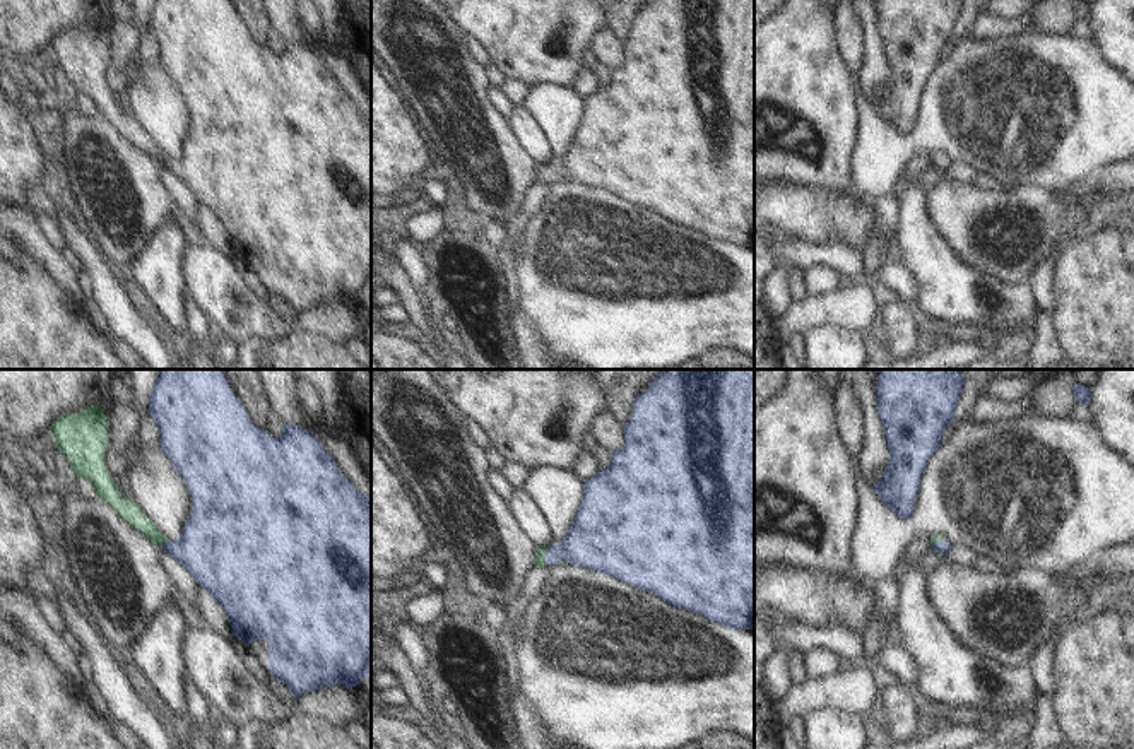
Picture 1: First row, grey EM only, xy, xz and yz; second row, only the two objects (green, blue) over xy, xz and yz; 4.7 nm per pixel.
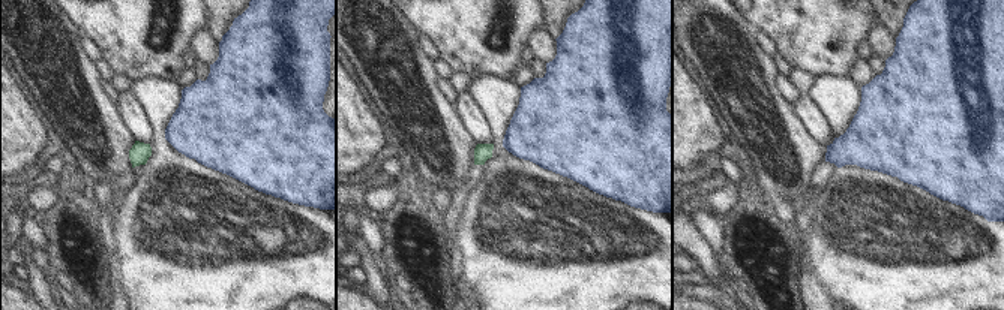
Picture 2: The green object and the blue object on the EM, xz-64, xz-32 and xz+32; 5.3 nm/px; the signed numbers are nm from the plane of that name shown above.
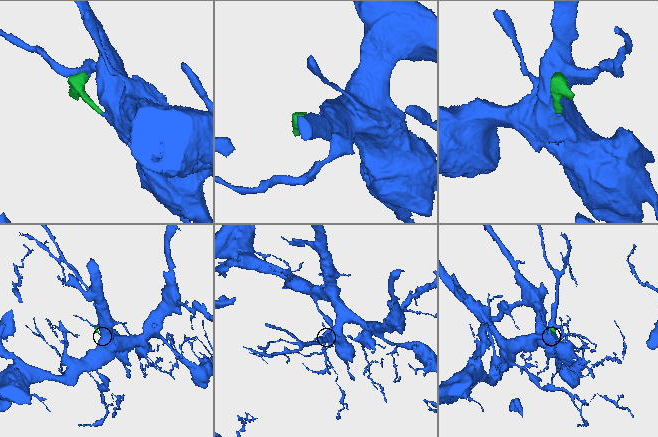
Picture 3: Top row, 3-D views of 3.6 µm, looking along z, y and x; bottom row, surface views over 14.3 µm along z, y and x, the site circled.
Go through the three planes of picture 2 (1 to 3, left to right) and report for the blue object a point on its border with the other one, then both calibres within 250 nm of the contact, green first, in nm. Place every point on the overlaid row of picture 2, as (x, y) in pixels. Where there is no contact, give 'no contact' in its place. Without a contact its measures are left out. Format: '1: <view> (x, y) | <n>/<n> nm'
1: no contact
2: no contact
3: no contact

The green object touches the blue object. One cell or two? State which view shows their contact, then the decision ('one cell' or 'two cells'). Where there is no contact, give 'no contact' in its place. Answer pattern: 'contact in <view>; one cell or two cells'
contact in xz; one cell

